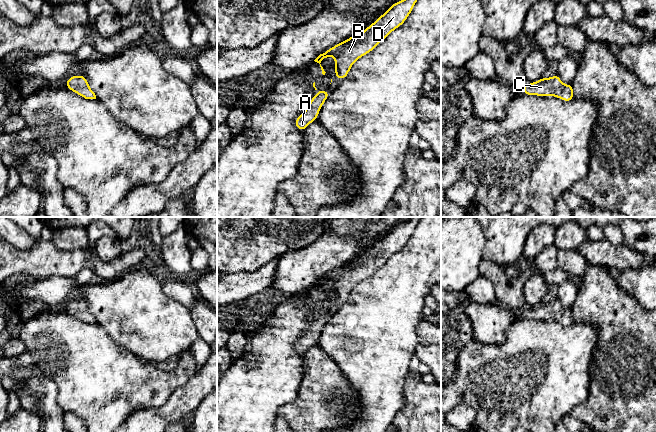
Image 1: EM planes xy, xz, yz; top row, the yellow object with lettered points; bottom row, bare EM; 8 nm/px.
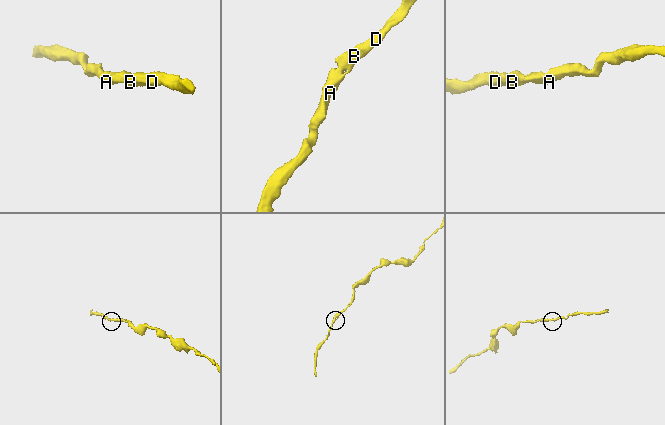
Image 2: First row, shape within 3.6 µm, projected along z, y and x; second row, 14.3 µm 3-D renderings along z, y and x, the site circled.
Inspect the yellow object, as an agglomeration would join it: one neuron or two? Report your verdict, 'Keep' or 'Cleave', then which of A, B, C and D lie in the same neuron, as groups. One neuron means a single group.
Keep. Groups: A B C D

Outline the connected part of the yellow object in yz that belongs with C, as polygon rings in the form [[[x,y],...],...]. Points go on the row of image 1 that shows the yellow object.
[[[558,74],[550,78],[541,78],[534,83],[528,83],[522,86],[524,95],[535,96],[554,96],[565,102],[574,99],[572,84],[564,85]]]

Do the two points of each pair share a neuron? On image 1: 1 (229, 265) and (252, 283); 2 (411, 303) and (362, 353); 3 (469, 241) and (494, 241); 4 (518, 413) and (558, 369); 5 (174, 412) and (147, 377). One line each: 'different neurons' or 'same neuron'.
1: different neurons
2: same neuron
3: different neurons
4: same neuron
5: different neurons

